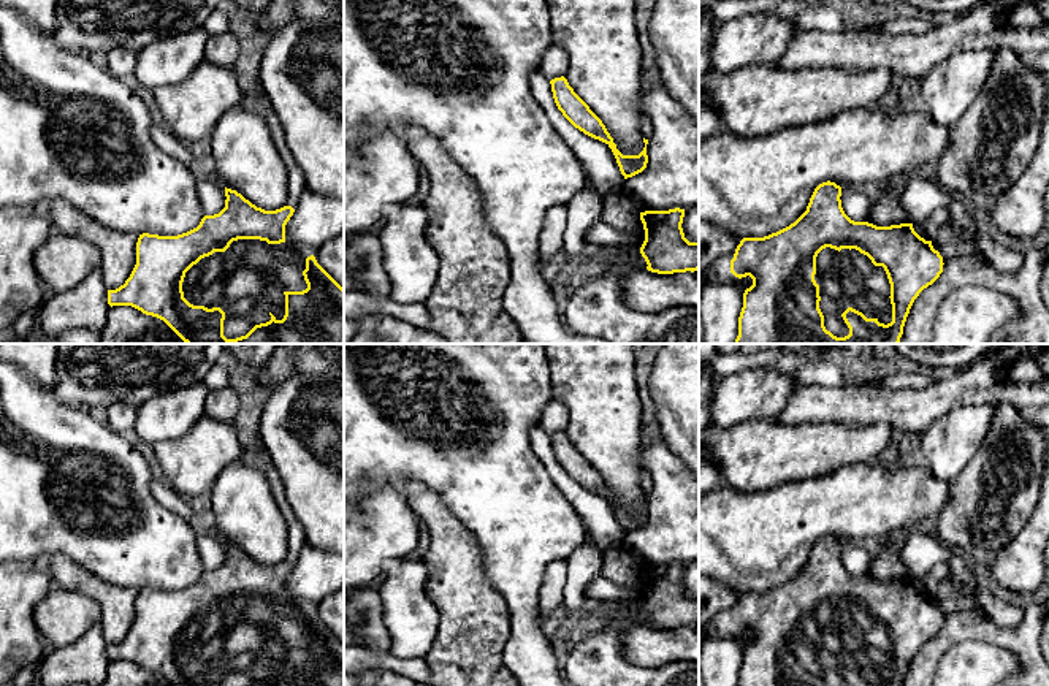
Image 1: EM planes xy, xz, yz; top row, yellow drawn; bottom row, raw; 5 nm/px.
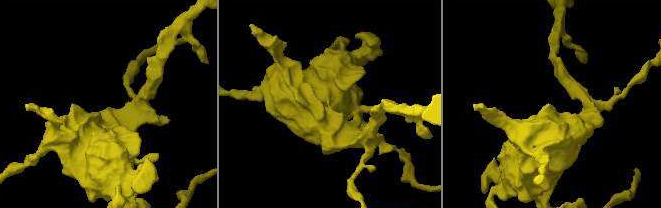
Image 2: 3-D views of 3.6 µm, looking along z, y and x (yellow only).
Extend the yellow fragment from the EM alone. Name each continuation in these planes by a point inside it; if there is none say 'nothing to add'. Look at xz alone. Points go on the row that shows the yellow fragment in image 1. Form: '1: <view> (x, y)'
1: xz (645, 124)

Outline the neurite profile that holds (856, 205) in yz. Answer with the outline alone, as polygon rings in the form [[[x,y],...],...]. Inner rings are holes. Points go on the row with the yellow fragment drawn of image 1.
[[[849,185],[841,187],[841,208],[854,222],[865,222],[872,209],[873,200],[854,190]]]

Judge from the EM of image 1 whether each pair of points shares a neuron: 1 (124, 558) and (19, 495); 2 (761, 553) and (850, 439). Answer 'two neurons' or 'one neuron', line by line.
1: one neuron
2: two neurons

